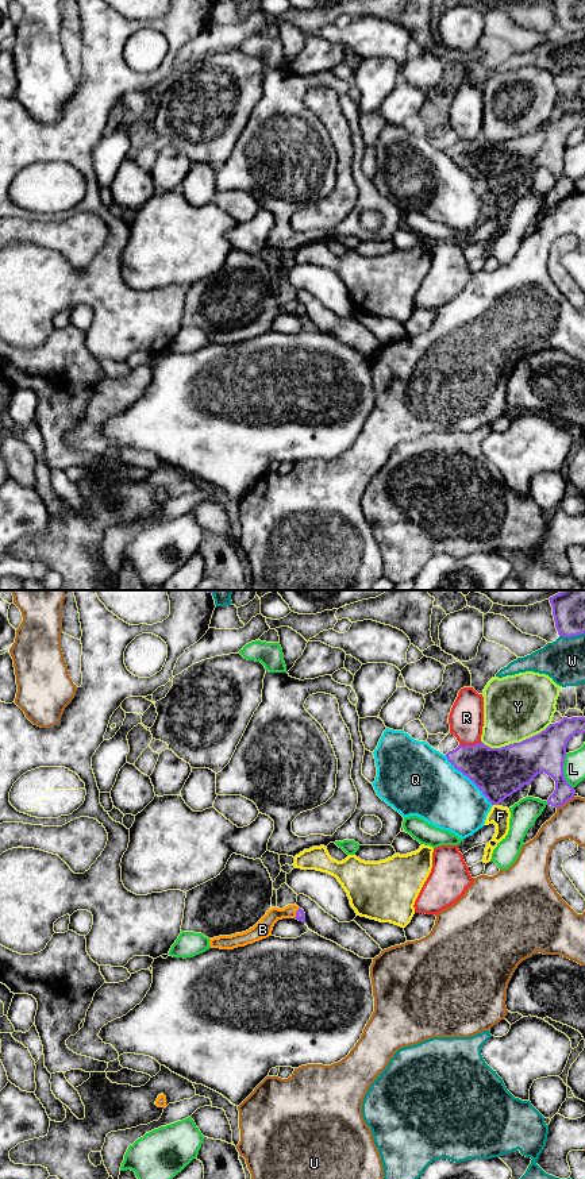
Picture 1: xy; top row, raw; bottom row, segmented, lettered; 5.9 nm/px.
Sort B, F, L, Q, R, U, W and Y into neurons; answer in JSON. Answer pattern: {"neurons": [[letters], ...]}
{"neurons": [["B"], ["F"], ["L"], ["Q"], ["R"], ["U"], ["W"], ["Y"]]}

